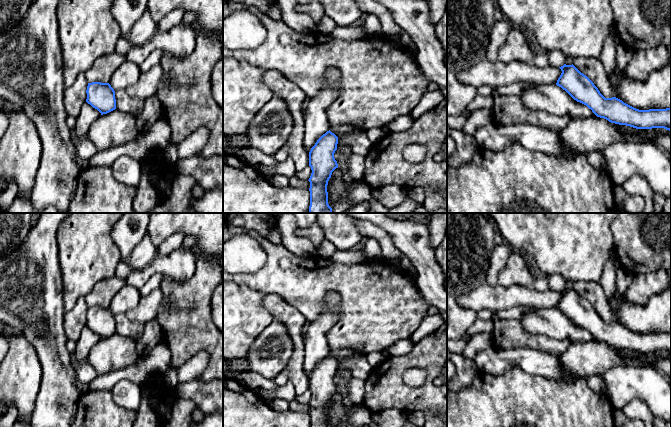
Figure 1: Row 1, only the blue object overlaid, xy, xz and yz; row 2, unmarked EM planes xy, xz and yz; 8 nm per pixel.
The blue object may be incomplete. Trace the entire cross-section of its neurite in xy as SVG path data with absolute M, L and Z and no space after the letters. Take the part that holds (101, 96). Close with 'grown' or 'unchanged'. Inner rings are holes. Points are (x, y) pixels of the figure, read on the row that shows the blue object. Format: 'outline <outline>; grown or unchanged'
outline M88 83L86 93L86 102L97 109L101 115L116 109L115 91L109 83Z; unchanged

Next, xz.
outline M330 130L323 134L309 152L310 182L309 213L332 213L328 204L327 185L332 172L338 168L334 153L338 137Z; unchanged

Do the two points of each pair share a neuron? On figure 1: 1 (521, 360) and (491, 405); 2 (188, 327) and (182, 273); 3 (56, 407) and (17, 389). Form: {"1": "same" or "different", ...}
{"1": "different", "2": "different", "3": "different"}

